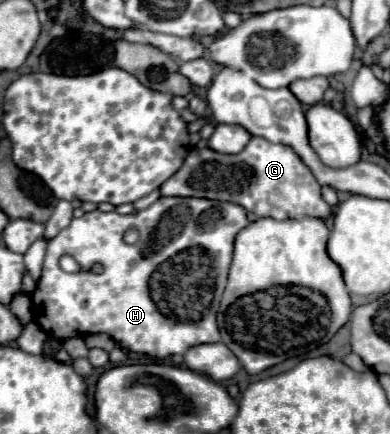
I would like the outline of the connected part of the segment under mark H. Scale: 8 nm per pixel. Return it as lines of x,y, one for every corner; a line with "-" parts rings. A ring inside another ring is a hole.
159,198
153,206
129,216
93,210
81,218
73,218
65,230
49,240
43,274
31,294
35,322
59,342
75,336
105,332
123,350
147,354
159,360
173,354
185,354
197,344
221,342
215,316
227,284
233,240
247,224
247,212
239,204
205,198
-
129,228
139,230
139,240
135,244
127,244
123,240
123,234
-
65,254
73,256
83,270
77,274
61,270
59,258
-
95,262
103,264
103,274
89,272
89,266

